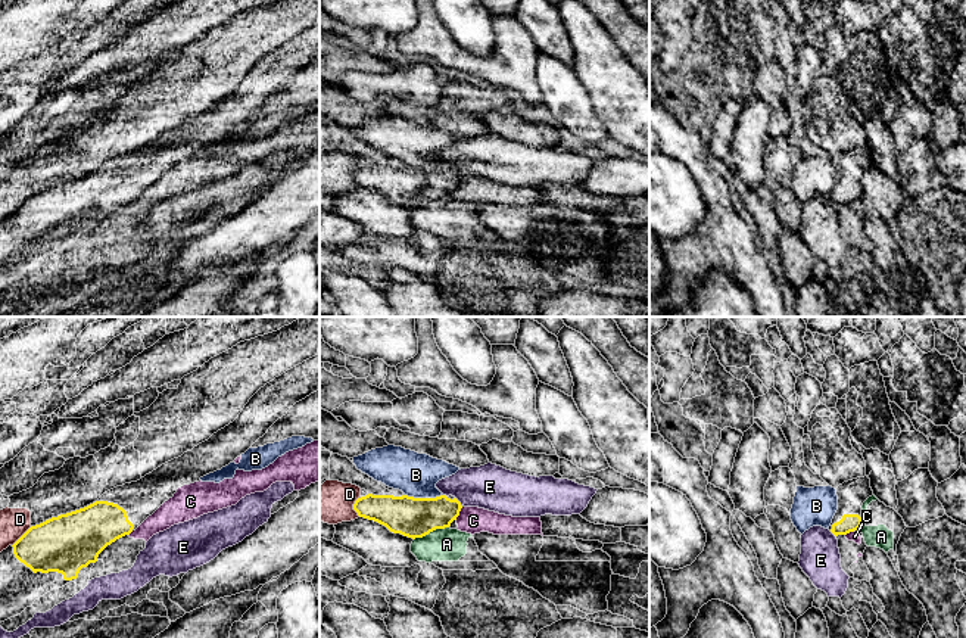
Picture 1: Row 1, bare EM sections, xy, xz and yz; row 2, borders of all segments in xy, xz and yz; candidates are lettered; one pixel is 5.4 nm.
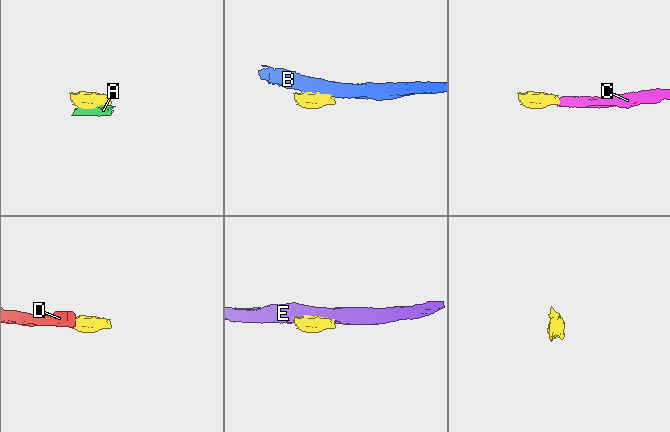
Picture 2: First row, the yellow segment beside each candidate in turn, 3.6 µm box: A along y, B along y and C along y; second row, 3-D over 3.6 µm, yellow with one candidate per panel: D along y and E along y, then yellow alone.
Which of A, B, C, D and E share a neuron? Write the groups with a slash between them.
A / B / C / D / E

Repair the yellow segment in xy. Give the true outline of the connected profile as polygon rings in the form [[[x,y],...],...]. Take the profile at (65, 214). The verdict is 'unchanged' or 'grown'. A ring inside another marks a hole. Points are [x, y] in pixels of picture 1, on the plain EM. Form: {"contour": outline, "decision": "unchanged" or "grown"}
{"contour": [[[320,25],[287,40],[261,57],[239,87],[191,121],[174,128],[137,152],[105,162],[96,172],[31,196],[13,215],[0,222],[0,292],[21,284],[44,264],[75,252],[88,255],[99,224],[116,209],[130,205],[178,158],[199,152],[244,124],[268,99],[299,71],[320,59]]], "decision": "grown"}

